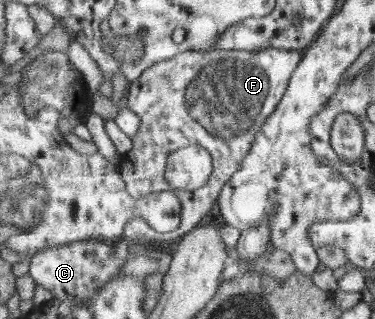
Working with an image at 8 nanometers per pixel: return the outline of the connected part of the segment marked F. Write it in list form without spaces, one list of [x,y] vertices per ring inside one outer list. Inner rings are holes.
[[[265,48],[259,51],[187,51],[171,60],[153,65],[145,70],[135,82],[129,83],[123,105],[141,117],[140,131],[133,137],[133,149],[126,155],[132,164],[125,164],[127,172],[127,188],[131,196],[139,199],[148,197],[152,193],[173,191],[181,201],[182,220],[180,228],[171,233],[160,233],[142,218],[131,220],[125,228],[124,239],[128,242],[147,244],[152,241],[180,240],[200,227],[203,218],[211,212],[213,204],[219,200],[221,191],[232,177],[241,169],[245,158],[250,154],[256,136],[260,134],[265,121],[277,110],[279,103],[288,91],[293,73],[303,58],[302,51],[285,50],[283,48]],[[198,145],[209,151],[214,161],[214,172],[207,185],[197,191],[178,191],[167,181],[169,156],[184,147]]]

